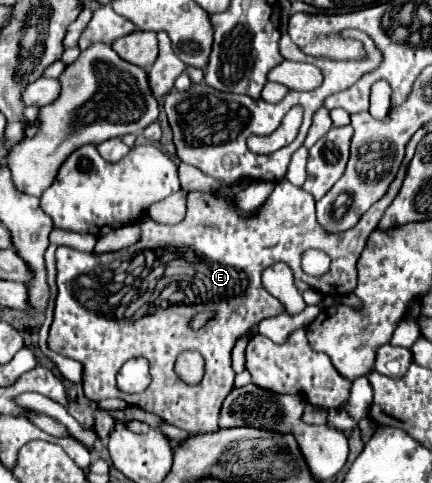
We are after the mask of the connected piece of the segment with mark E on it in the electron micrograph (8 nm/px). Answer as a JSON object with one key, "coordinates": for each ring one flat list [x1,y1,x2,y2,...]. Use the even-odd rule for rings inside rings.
{"coordinates":[[399,170,399,174,395,176,395,180,391,182,391,188,387,190,387,196,383,196,383,200,375,202,375,204,359,218,359,222,355,224,355,228,349,228,349,230,339,232,339,234,329,234,329,232,323,232,323,228,319,228,319,222,315,220,315,200,313,200,313,196,311,196,309,192,305,192,303,188,297,188,297,186,289,184,287,180,281,180,281,182,277,182,275,192,273,192,273,194,265,200,265,204,257,210,257,214,253,214,253,216,249,216,249,218,241,216,239,210,235,208,235,204,229,202,229,200,225,200,223,196,205,194,205,192,191,192,191,194,187,196,187,216,185,216,185,220,183,220,181,224,177,224,177,226,163,226,163,224,155,224,149,216,143,216,143,220,139,220,139,226,141,226,141,240,139,240,135,246,131,246,131,248,125,248,125,250,119,250,119,252,109,252,109,254,101,254,101,256,99,256,99,254,95,254,95,252,85,254,85,252,77,252,77,250,73,250,73,248,61,246,61,248,57,248,55,253,57,269,56,284,57,288,59,288,59,294,57,294,55,300,53,324,51,324,51,330,49,330,49,342,47,342,47,344,49,344,49,348,51,348,53,352,63,354,63,356,73,358,73,360,79,360,79,362,83,364,83,374,85,374,83,390,85,390,85,396,87,396,87,398,91,398,91,400,95,400,95,402,99,402,99,400,103,400,103,398,121,398,121,400,125,400,129,406,133,404,133,406,137,406,137,408,141,408,141,410,153,412,153,414,161,416,165,422,173,424,173,426,177,426,177,428,181,428,181,430,187,430,189,434,197,434,197,432,215,432,215,430,219,430,217,420,219,420,221,404,223,404,225,396,233,390,233,382,235,382,235,370,231,368,231,350,233,350,233,346,235,346,235,340,239,340,241,336,245,336,245,334,247,334,251,328,255,328,261,320,283,314,283,304,281,304,275,296,271,296,269,292,265,292,265,288,263,288,263,284,261,284,261,272,263,272,267,266,275,264,275,262,285,262,285,264,293,270,295,279,301,280,303,276,302,281,309,284,312,288,319,290,319,292,339,292,341,296,343,296,343,294,351,294,353,288,357,286,357,270,355,270,355,264,357,264,357,260,359,260,359,256,361,256,361,250,363,250,363,246,365,246,369,234,377,228,377,224,379,224,383,212,387,210,387,206,389,206,389,204,393,202,393,198,397,196,397,192,399,192,399,188,401,188,401,182,403,182,403,176,405,176,405,170],[307,248,319,248,319,250,323,250,325,254,329,254,329,258,331,258,331,268,329,268,327,274,315,277,310,276,301,270,301,254,303,254],[143,252,157,252,157,254,169,254,169,252,173,252,175,262,169,262,171,268,169,268,169,266,129,266,131,256,137,256,137,254,143,254],[201,310,213,310,213,312,215,312,215,318,209,320,203,328,191,330,191,328,189,328,189,320,191,320,197,312,201,312],[181,350,197,350,197,352,201,352,201,356,205,358,205,376,203,376,203,380,199,382,199,386,187,386,185,382,181,382,181,380,175,376,173,364,175,364,175,358,177,358,177,354,179,354],[131,358,147,358,147,360,149,360,151,384,147,386,147,390,143,390,143,392,139,392,139,394,127,394,127,392,119,390,119,388,117,388,117,382,115,382,117,372,119,372,121,366,123,366,127,360,131,360]]}

